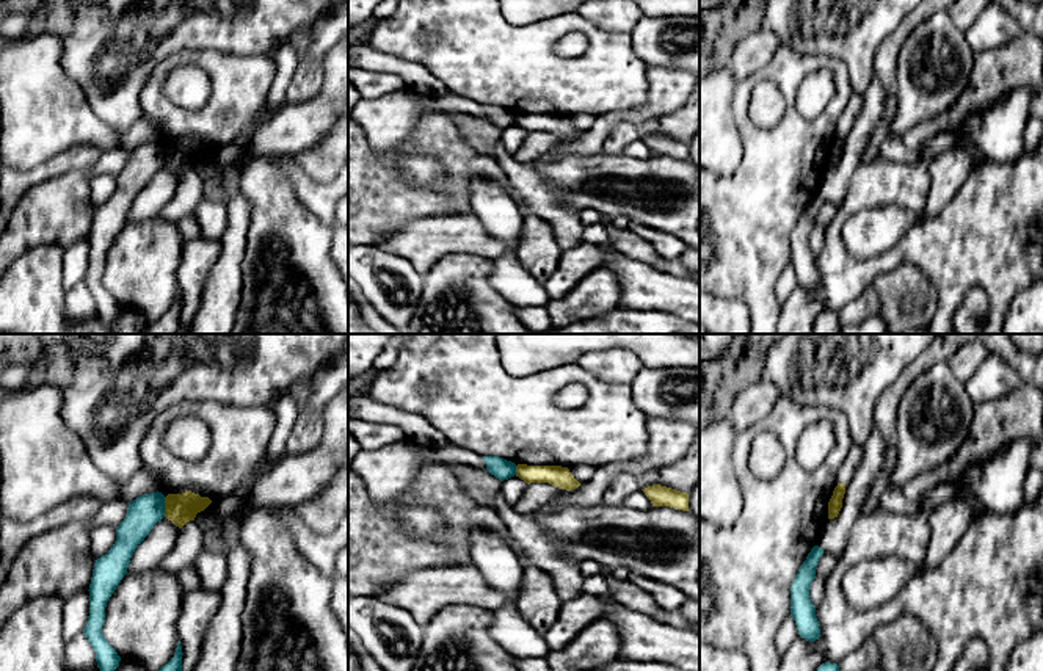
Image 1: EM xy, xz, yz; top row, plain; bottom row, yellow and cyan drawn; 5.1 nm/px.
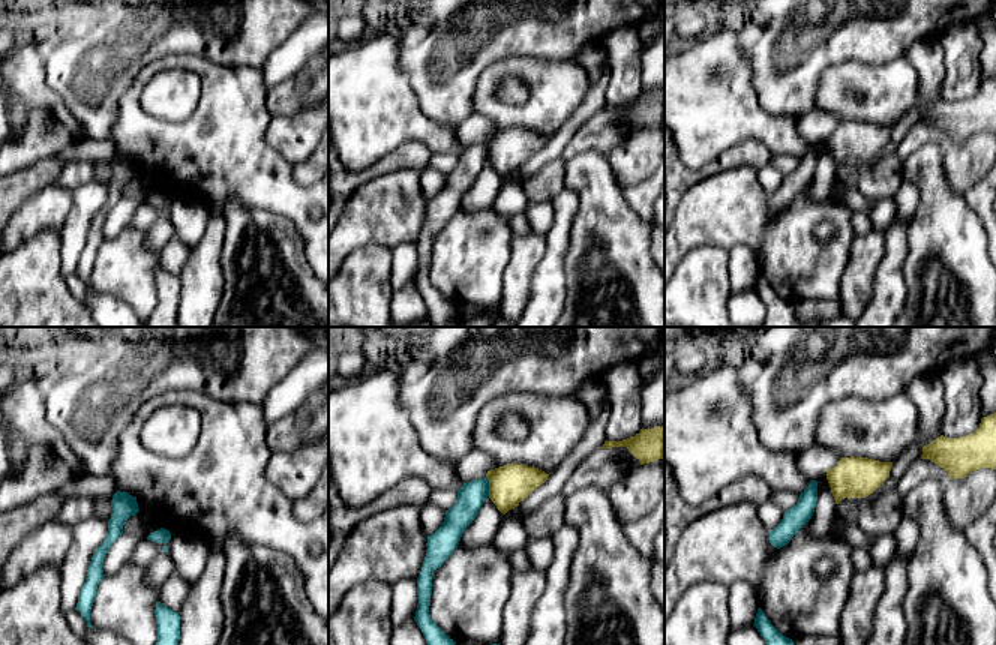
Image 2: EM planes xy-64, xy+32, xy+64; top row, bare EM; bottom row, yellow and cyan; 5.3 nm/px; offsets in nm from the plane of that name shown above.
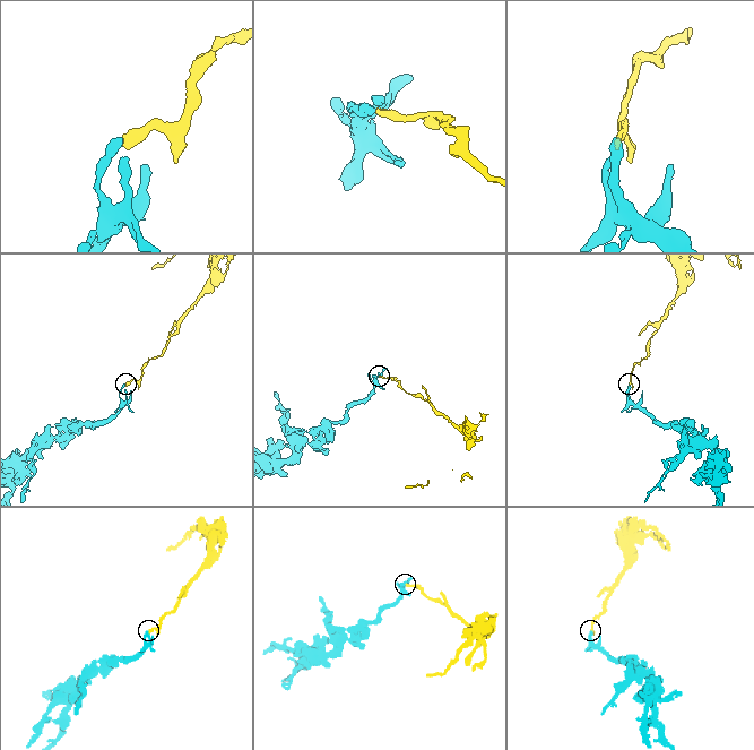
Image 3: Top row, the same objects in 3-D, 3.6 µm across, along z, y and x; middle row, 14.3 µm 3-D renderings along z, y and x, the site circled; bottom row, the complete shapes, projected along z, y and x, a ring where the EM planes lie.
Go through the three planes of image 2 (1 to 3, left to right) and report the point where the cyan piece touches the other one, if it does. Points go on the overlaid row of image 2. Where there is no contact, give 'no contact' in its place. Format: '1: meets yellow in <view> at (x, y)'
1: no contact
2: meets yellow in xy+32 at (489, 486)
3: no contact

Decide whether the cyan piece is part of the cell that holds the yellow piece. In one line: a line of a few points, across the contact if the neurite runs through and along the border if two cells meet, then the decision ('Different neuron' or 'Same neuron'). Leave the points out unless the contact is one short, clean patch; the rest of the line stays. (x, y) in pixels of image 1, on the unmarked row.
Different neuron

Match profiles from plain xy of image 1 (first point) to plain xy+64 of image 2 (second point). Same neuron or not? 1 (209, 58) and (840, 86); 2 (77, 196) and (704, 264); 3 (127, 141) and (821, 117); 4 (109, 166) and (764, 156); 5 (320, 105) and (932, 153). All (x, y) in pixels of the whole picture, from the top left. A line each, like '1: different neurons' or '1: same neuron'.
1: same neuron
2: different neurons
3: same neuron
4: different neurons
5: different neurons

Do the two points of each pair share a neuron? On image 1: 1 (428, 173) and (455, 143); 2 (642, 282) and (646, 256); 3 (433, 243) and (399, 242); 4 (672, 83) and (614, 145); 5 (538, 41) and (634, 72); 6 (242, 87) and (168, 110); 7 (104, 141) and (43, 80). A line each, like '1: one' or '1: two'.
1: two
2: two
3: one
4: two
5: one
6: one
7: one

